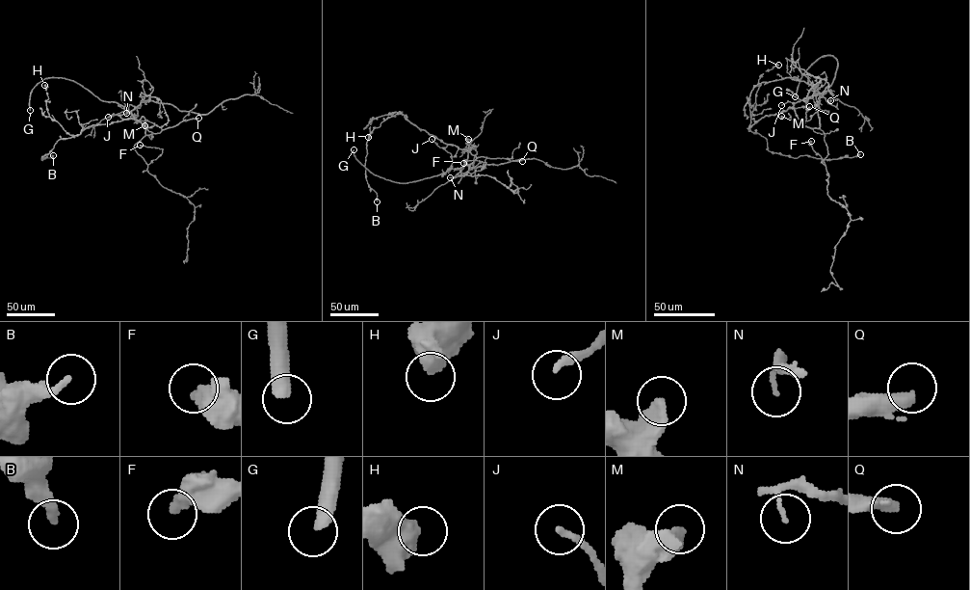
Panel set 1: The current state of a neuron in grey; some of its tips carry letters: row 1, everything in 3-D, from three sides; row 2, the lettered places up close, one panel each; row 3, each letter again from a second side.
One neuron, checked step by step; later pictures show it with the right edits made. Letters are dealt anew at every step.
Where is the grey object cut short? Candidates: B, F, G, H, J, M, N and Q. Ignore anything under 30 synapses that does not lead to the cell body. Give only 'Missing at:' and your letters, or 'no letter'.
Missing at: G, Q

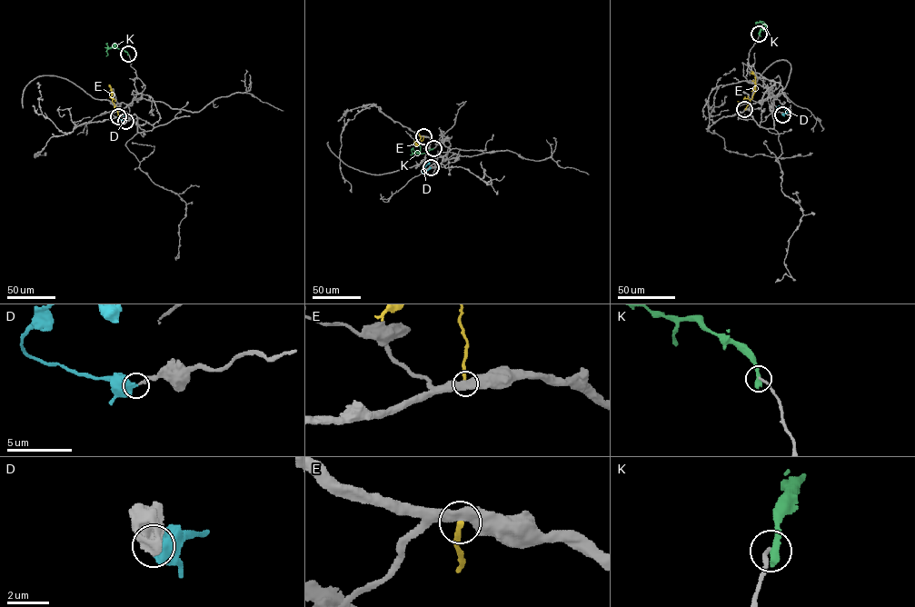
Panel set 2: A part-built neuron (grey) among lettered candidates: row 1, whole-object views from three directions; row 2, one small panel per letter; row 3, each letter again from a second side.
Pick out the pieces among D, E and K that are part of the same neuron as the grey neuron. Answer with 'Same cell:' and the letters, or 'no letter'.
Same cell: D

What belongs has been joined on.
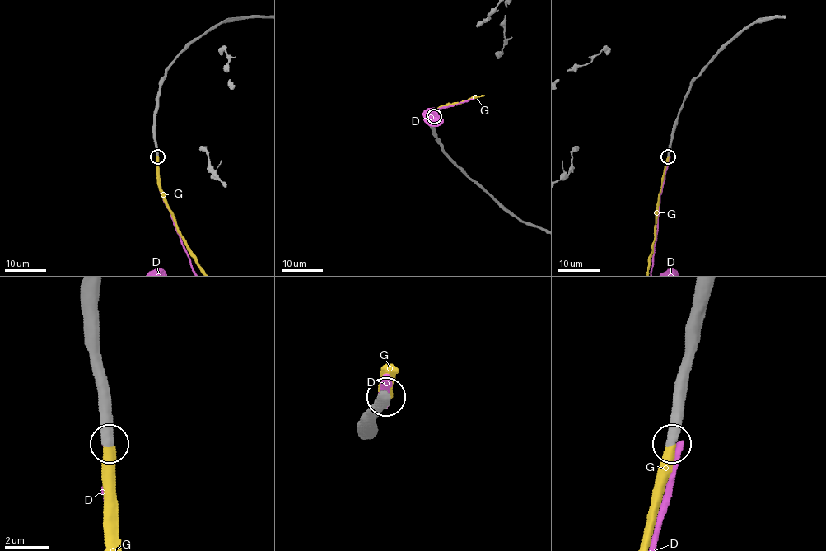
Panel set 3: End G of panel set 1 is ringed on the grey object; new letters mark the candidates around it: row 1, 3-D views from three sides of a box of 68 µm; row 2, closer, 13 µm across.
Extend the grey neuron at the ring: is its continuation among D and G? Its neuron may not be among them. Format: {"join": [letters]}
{"join": ["G"]}

